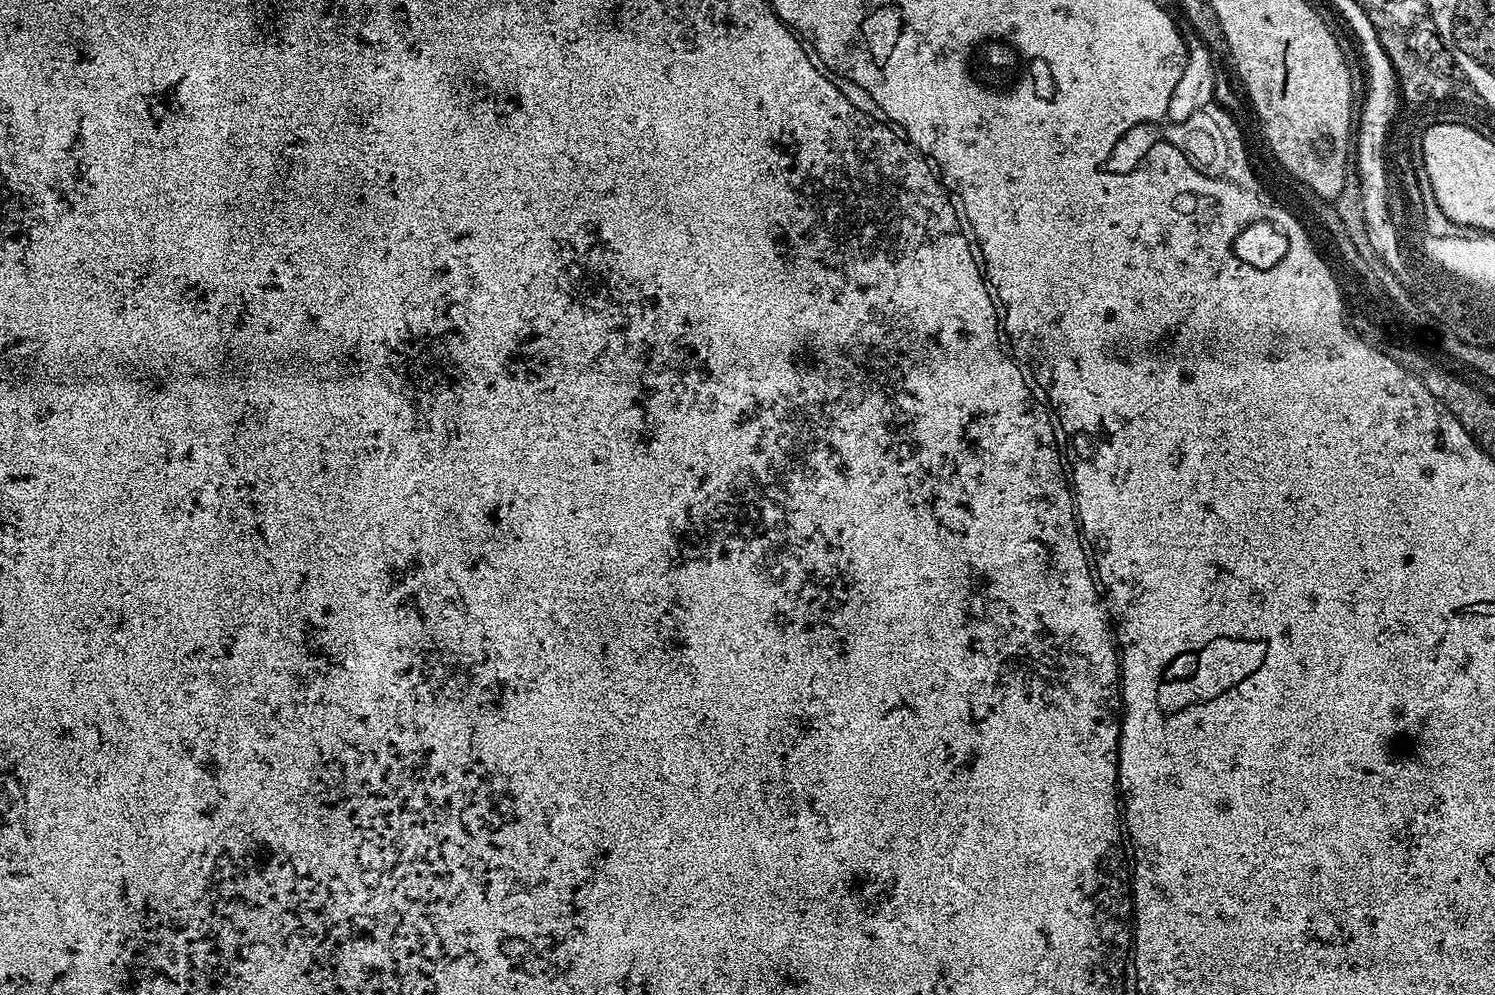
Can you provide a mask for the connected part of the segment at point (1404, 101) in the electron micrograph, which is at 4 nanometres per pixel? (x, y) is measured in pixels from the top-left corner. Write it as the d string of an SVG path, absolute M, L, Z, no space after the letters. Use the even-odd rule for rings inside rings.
M1389 26L1379 31L1379 41L1386 50L1387 57L1394 66L1397 84L1400 87L1400 118L1409 127L1421 130L1431 125L1462 125L1476 129L1472 125L1472 107L1478 103L1472 97L1473 90L1465 81L1450 77L1438 71L1427 69L1414 50L1410 49L1407 35L1398 28Z

